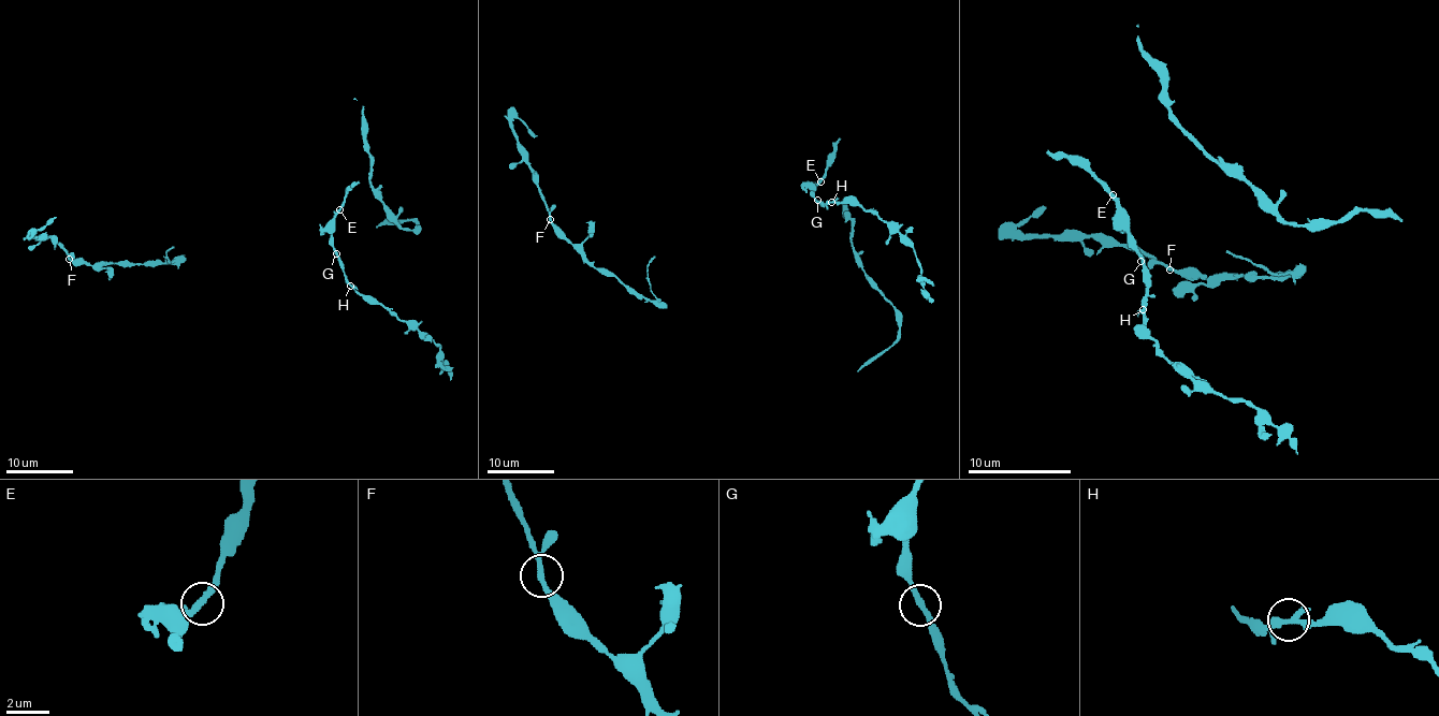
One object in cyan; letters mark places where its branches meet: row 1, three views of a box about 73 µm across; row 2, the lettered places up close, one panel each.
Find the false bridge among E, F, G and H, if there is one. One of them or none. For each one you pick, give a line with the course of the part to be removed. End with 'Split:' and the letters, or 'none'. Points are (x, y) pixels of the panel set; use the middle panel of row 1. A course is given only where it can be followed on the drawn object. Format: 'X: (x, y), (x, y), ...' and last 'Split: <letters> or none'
Split: none

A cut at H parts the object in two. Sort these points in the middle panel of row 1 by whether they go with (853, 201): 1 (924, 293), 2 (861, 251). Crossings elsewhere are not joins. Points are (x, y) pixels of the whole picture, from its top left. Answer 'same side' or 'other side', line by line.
1: same side
2: other side

